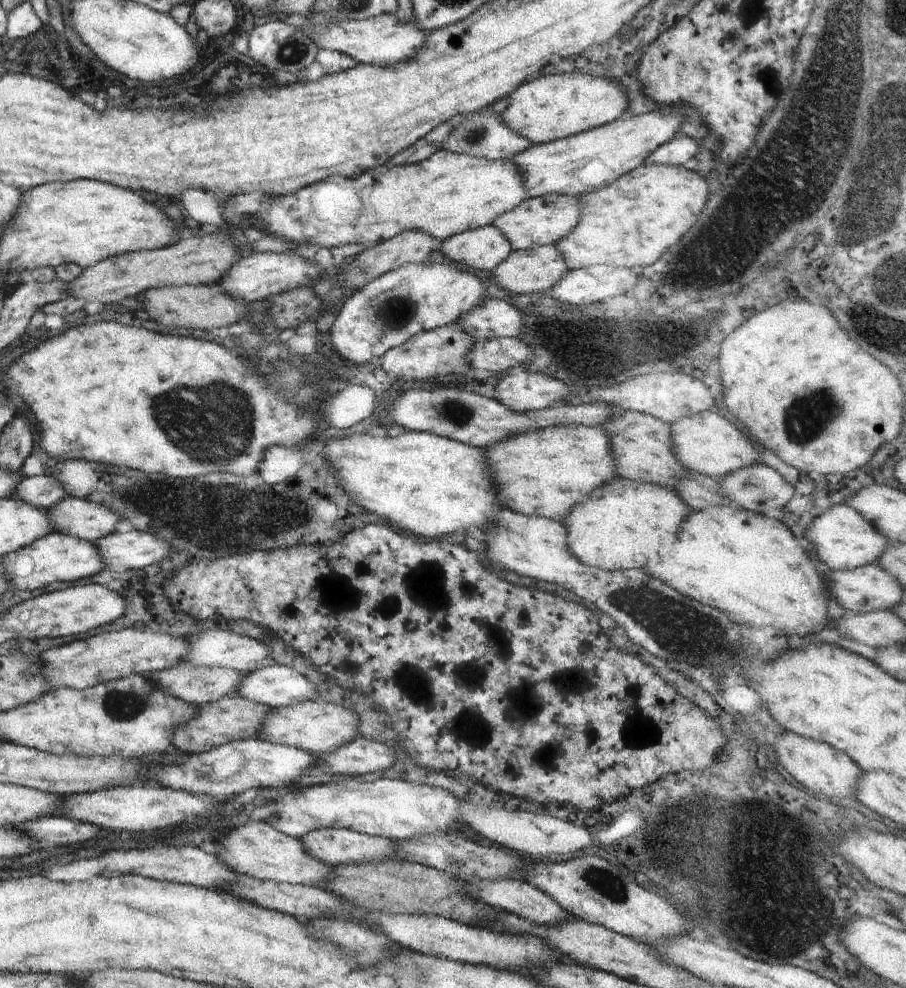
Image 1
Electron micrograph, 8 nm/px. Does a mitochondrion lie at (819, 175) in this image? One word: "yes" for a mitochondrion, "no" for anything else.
yes

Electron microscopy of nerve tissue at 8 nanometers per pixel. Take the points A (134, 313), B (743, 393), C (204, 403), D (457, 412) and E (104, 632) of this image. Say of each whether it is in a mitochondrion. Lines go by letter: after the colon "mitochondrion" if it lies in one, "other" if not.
A: other
B: other
C: mitochondrion
D: mitochondrion
E: other

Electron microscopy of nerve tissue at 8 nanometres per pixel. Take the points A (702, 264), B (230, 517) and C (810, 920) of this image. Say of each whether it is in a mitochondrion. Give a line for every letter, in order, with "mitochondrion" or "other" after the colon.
A: mitochondrion
B: mitochondrion
C: other

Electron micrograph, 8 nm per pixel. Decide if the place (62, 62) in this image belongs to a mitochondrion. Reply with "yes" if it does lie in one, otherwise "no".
yes

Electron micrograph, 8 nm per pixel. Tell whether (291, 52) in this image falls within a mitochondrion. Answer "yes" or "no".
yes

